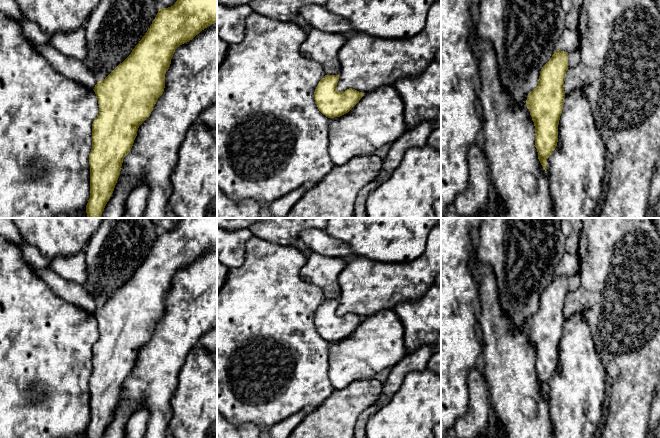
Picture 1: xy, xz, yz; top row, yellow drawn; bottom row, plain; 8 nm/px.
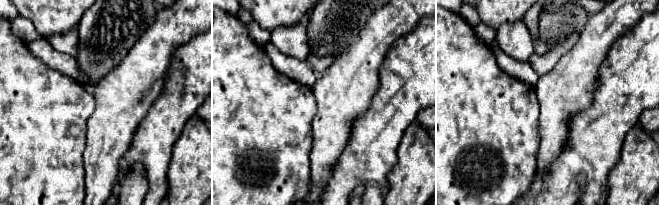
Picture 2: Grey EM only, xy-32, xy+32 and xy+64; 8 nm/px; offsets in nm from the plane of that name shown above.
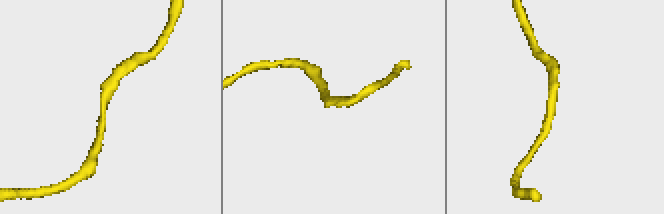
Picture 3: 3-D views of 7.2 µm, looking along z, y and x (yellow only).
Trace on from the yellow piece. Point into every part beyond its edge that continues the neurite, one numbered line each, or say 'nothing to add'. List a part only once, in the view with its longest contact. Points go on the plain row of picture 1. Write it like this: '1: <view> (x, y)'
1: xy (191, 305)

